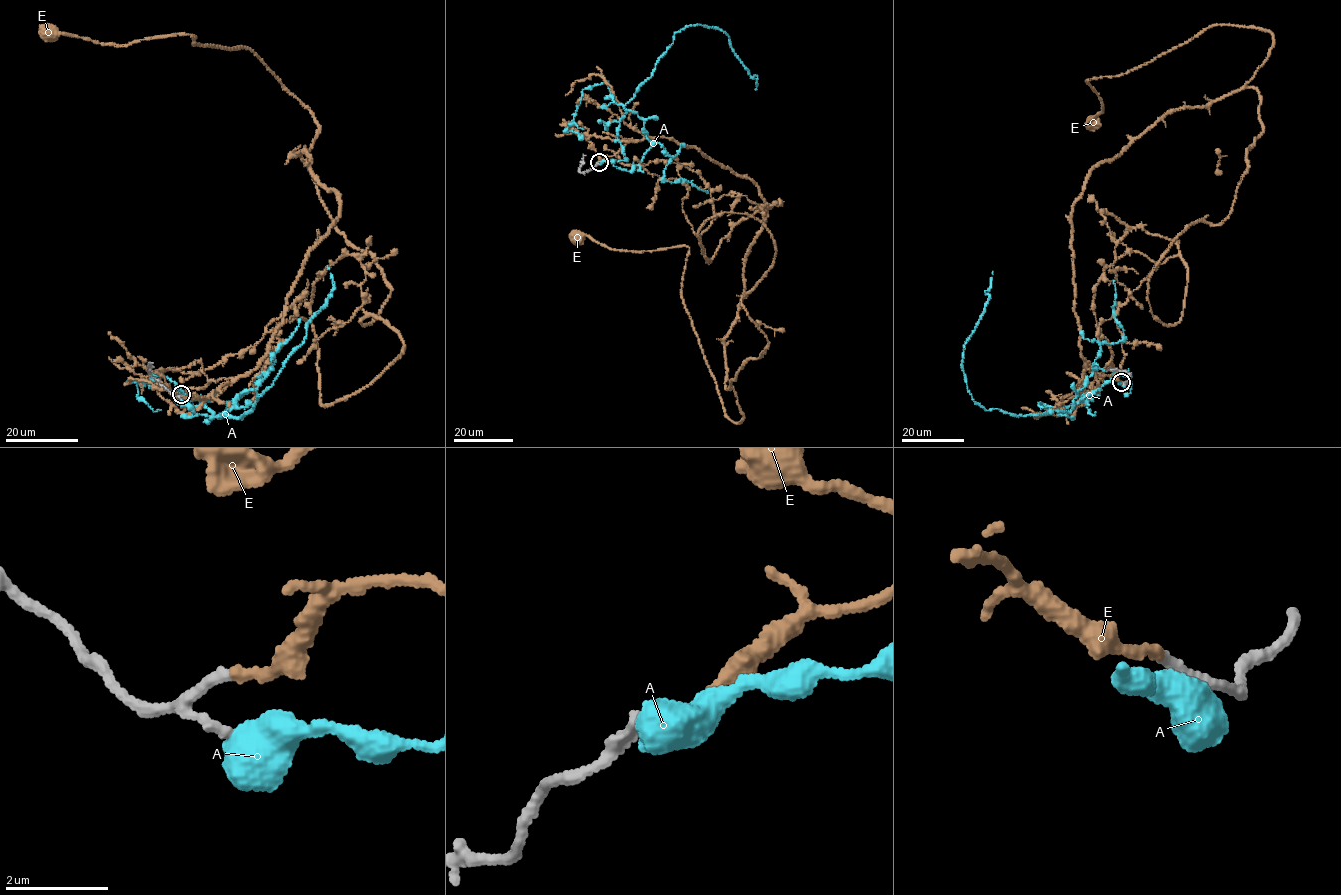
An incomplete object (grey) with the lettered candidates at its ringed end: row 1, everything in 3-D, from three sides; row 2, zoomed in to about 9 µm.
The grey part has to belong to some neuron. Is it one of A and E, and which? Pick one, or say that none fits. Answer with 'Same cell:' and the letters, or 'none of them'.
Same cell: E

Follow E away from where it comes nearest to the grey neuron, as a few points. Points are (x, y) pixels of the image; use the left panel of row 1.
E: (181, 394), (257, 366), (338, 217), (310, 156), (291, 154), (319, 127), (247, 47), (47, 33)

